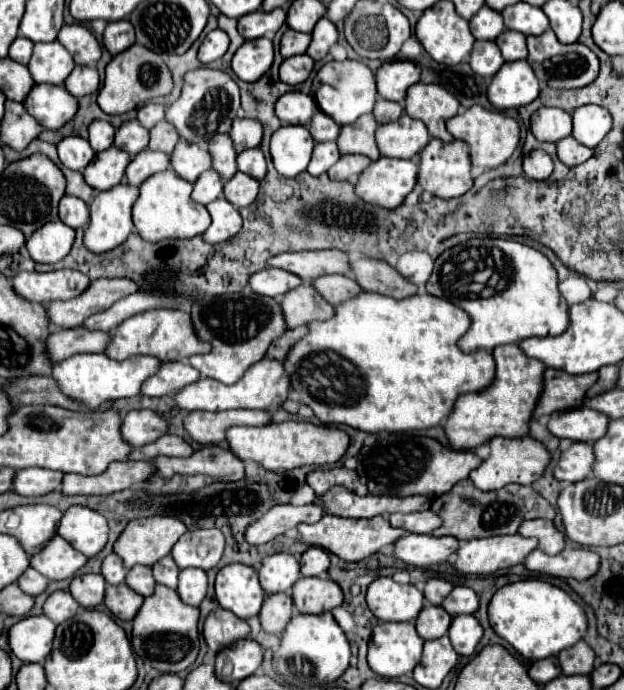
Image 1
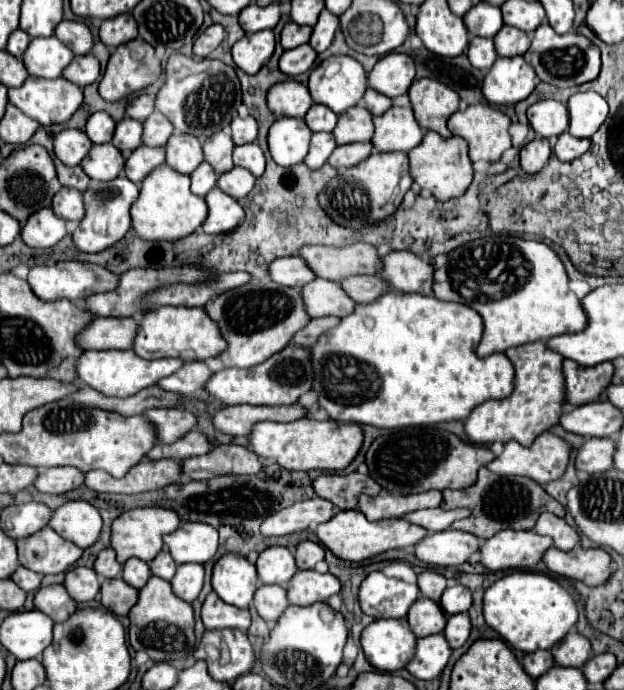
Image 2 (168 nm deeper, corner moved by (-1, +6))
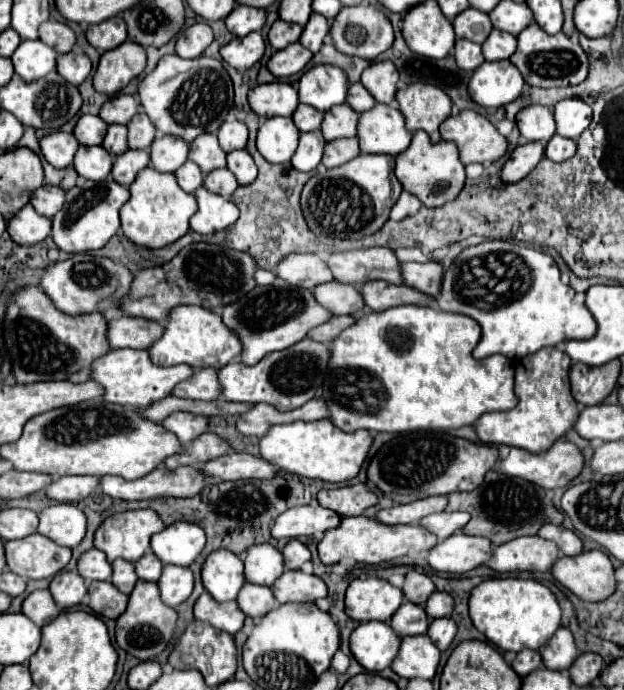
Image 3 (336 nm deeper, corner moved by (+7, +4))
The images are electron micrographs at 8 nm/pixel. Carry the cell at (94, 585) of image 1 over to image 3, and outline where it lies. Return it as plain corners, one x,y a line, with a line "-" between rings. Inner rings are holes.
61,571
51,581
49,591
57,605
61,605
61,609
69,609
83,601
83,597
87,595
87,583
75,571

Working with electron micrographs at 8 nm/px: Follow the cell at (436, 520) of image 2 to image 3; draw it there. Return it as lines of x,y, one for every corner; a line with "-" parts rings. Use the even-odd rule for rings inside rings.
431,513
431,515
423,517
419,521
419,525
423,529
427,529
429,533
437,535
439,541
443,541
445,537
459,531
461,525
465,525
469,519
471,519
469,513

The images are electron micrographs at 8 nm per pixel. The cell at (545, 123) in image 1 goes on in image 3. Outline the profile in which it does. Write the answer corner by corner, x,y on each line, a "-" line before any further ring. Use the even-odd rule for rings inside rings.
529,105
517,113
517,127
527,141
547,143
555,135
553,111
543,105

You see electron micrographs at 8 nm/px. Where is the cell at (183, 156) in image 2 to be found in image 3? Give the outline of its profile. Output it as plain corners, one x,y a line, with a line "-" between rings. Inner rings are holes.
163,135
151,145
151,163
161,173
175,173
189,155
189,143
181,137

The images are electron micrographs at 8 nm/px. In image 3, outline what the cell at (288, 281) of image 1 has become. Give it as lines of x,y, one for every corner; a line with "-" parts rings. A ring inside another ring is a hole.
297,253
283,257
275,269
275,275
291,285
305,289
313,289
315,285
333,279
329,267
319,255
297,255

